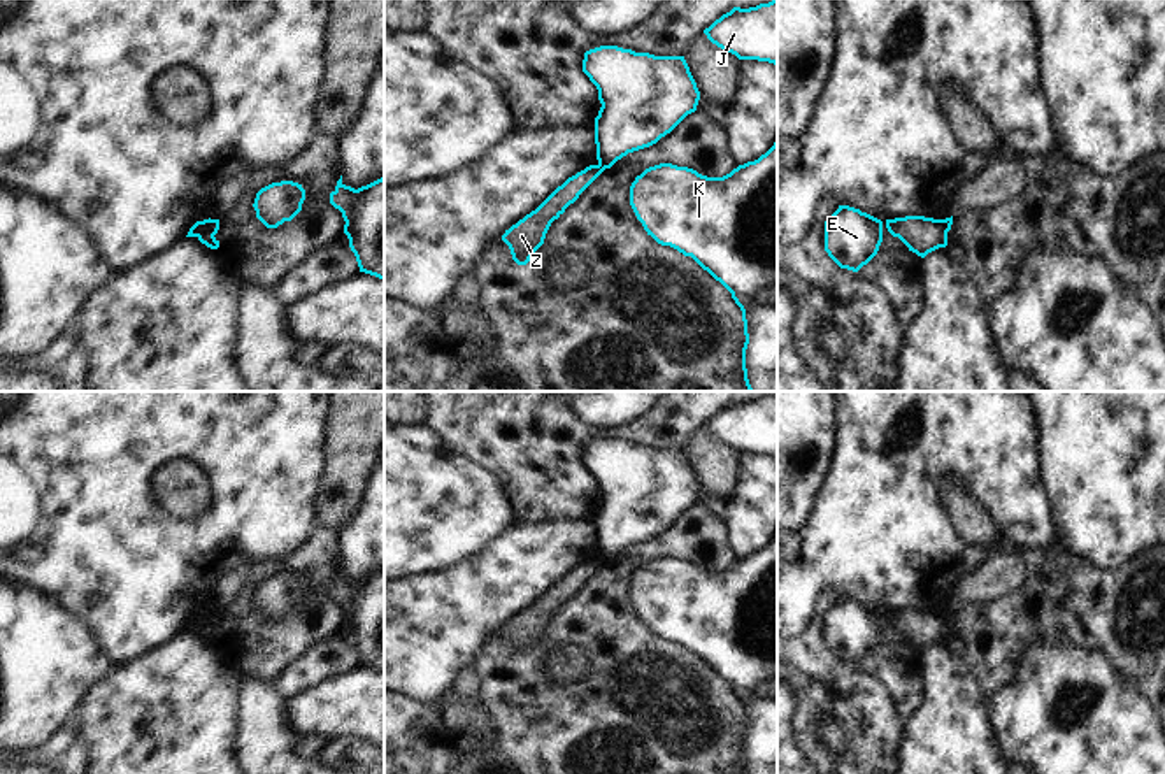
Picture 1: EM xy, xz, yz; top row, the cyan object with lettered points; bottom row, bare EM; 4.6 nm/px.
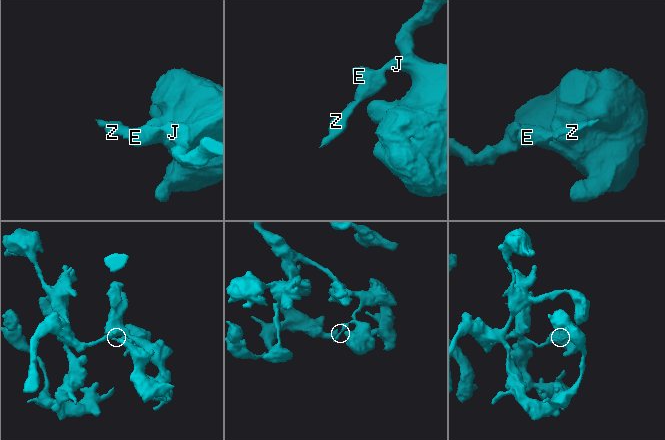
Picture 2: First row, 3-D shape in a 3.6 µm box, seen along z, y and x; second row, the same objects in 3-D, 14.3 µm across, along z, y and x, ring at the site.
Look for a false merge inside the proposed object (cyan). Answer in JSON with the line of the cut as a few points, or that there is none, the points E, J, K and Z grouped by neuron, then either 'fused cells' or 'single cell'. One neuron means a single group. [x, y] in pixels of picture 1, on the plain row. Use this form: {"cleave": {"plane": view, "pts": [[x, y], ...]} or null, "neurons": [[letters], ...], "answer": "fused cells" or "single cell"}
{"cleave": {"plane": "xy", "pts": [[209, 613], [197, 629]]}, "neurons": [["E", "J", "K"], ["Z"]], "answer": "fused cells"}

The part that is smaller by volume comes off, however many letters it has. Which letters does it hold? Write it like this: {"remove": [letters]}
{"remove": ["Z"]}

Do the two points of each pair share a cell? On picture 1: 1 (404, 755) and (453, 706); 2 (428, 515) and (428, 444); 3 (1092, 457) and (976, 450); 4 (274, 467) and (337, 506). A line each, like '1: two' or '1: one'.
1: one
2: one
3: two
4: two

